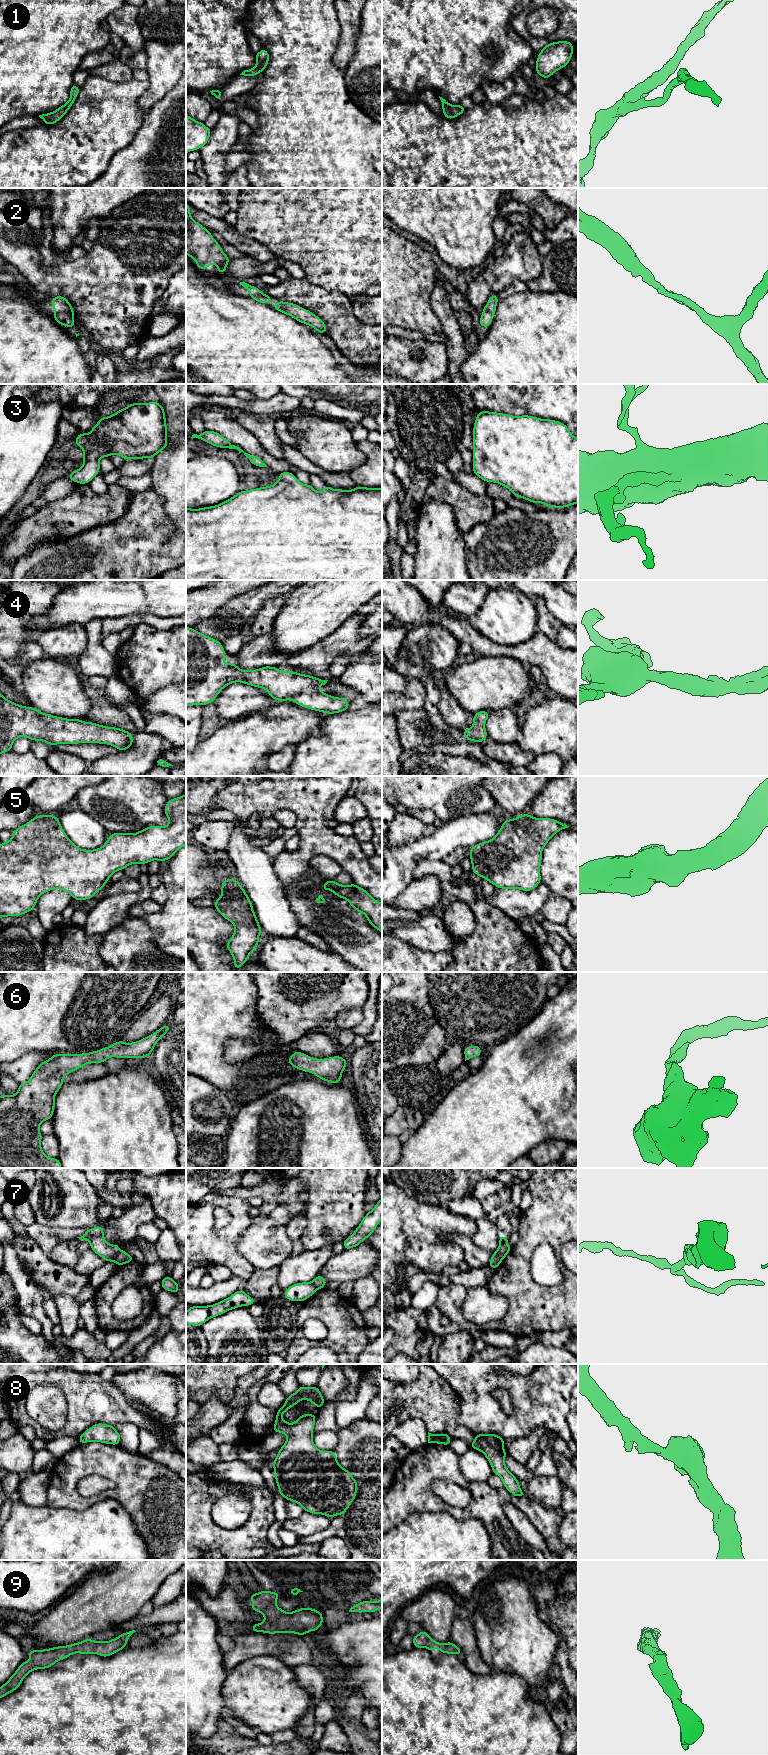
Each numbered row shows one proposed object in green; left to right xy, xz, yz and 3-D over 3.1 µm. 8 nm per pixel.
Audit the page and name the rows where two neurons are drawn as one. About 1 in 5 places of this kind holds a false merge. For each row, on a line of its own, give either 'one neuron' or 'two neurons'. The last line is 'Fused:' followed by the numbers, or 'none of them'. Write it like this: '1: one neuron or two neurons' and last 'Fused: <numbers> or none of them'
1: one neuron
2: one neuron
3: one neuron
4: one neuron
5: one neuron
6: one neuron
7: two neurons
8: one neuron
9: one neuron
Fused: 7

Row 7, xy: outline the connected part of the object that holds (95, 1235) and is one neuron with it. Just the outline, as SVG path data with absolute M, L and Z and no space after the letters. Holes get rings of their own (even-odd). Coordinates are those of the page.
M95 1226L91 1229L86 1229L85 1234L77 1238L81 1241L88 1240L90 1242L90 1249L102 1257L107 1263L110 1261L115 1262L117 1255L121 1251L118 1245L106 1242L102 1226Z

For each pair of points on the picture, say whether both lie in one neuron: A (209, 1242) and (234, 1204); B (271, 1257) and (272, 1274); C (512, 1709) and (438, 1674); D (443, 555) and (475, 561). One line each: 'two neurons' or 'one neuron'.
A: one neuron
B: two neurons
C: one neuron
D: two neurons

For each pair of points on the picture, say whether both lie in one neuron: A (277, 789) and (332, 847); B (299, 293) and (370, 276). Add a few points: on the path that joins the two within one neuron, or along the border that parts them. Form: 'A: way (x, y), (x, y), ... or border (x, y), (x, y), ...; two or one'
A: way (292, 801), (311, 820), (311, 826), (317, 832); one
B: border (305, 277), (312, 283), (338, 290), (345, 295); two

